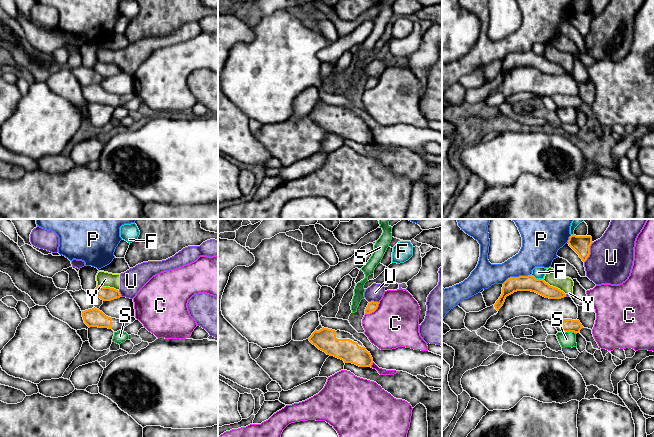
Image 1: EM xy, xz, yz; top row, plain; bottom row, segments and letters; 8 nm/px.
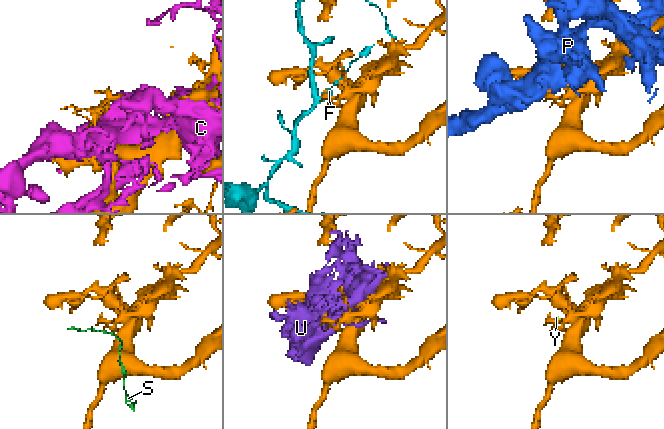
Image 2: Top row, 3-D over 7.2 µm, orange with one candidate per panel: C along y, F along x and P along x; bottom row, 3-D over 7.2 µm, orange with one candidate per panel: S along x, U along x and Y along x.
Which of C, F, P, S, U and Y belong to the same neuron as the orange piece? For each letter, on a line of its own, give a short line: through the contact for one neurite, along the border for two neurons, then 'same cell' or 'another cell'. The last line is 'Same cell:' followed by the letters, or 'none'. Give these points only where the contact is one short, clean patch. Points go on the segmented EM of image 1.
C: another cell
F: another cell
P: another cell
S: another cell
U: another cell
Y: line yz (542, 279), (550, 285), (559, 288), (565, 294); another cell
Same cell: none

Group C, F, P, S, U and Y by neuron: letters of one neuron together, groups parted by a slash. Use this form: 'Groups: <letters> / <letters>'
Groups: C / F / P / S / U Y

